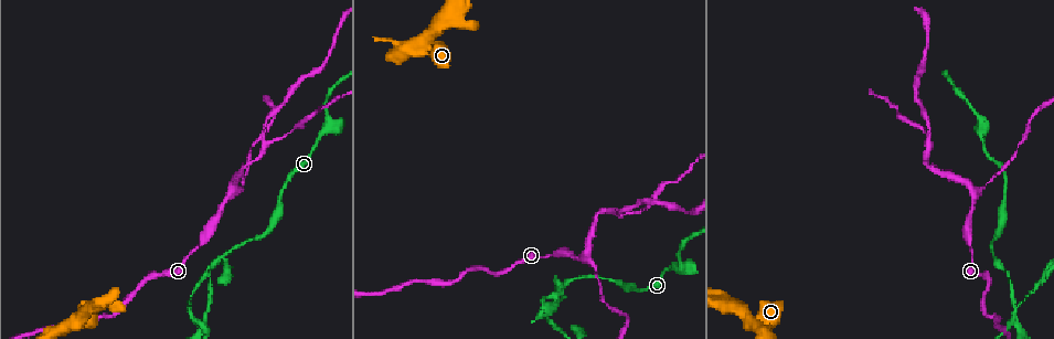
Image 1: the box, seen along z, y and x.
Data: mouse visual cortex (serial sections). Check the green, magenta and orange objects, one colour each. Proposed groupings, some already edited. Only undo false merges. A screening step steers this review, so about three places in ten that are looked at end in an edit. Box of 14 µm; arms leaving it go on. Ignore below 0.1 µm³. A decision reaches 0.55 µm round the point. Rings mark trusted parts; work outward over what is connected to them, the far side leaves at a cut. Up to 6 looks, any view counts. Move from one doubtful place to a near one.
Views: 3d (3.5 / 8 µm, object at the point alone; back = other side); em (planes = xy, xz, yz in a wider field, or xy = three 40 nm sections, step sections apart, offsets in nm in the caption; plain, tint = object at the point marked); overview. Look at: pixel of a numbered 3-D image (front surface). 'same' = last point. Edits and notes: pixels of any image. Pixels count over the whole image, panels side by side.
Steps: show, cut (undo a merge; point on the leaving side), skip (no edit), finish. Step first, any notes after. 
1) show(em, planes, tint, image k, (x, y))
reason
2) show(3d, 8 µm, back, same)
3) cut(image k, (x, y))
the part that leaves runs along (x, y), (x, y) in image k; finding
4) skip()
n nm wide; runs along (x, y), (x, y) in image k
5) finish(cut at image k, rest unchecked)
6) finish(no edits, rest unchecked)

show(3d, 3.5 µm, image 1, (559, 300))
thin neck

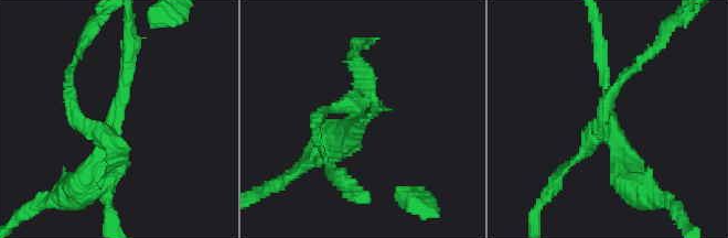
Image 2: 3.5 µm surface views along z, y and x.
show(em, xy, step 5, tint, image 2, (112, 128))

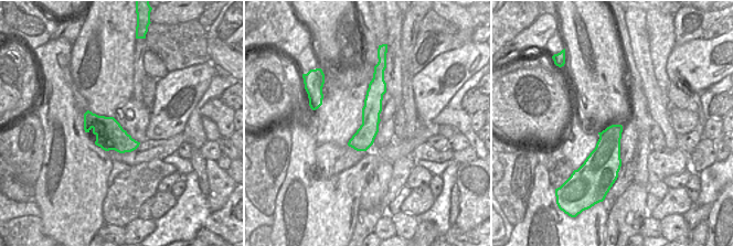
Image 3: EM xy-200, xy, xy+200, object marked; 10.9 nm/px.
cut(image 2, (76, 110))
4 arms; arms of 150, 150, 200, 350 nm; the part that leaves runs along (603, 134), (606, 97), (636, 63) in image 2; a second cell is stuck on

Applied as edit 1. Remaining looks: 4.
show(overview)

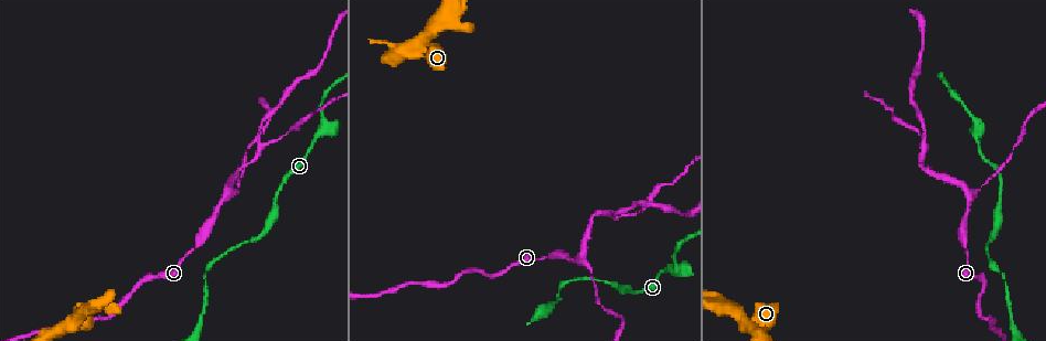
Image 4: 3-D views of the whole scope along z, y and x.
show(3d, 8 µm, image 4, (230, 192))

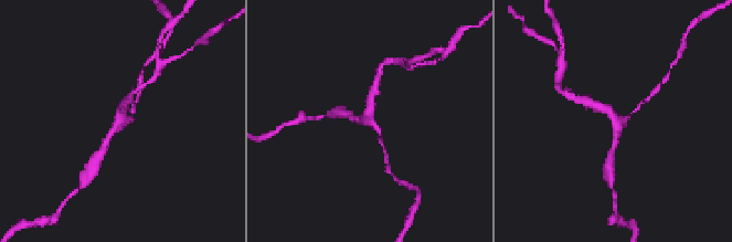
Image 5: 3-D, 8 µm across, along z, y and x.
show(em, xy, step 1, tint, image 5, (120, 121))
3 arms; arms of 100, 200, 300 nm

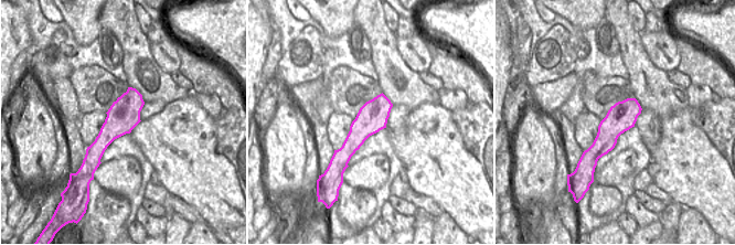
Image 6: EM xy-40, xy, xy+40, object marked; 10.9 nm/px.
skip()
all the same cell

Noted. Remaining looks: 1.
finish(cut at image 2, rest unchecked)

